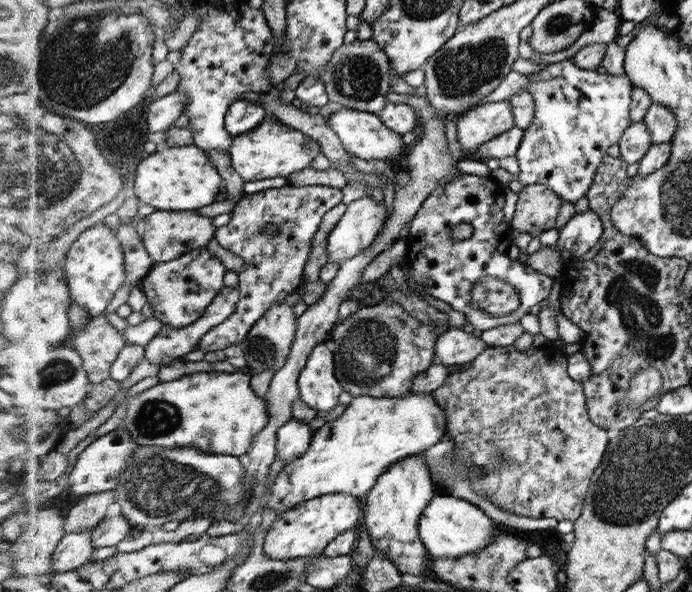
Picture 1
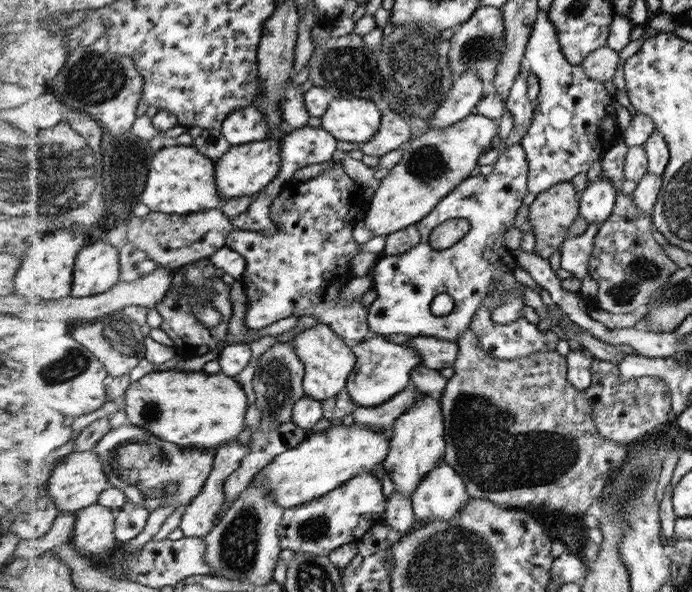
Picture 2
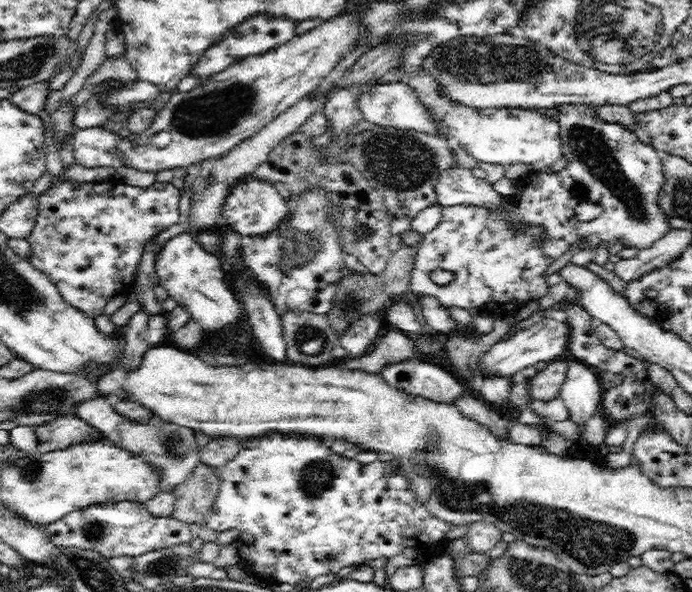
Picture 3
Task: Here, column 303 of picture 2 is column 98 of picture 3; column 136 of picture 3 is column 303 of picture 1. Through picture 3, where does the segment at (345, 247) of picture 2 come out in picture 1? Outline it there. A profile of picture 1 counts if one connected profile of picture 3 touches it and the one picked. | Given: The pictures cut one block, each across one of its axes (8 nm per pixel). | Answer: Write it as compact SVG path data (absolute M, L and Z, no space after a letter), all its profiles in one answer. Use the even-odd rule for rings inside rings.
M289 184L281 188L270 189L258 194L248 194L244 200L240 201L236 210L232 212L233 219L230 224L217 230L215 238L218 239L227 250L231 250L246 259L246 266L240 272L241 301L239 308L224 324L211 330L203 340L200 341L199 349L207 352L216 350L226 350L232 345L240 345L251 330L262 317L267 315L270 309L275 307L277 302L282 302L292 294L292 290L297 290L298 282L303 280L303 270L306 267L308 255L311 254L311 240L314 239L315 232L319 230L323 216L331 208L342 203L343 195L340 189L326 185L309 185L302 187L292 187ZM273 224L276 226L277 235L271 235L267 228Z

